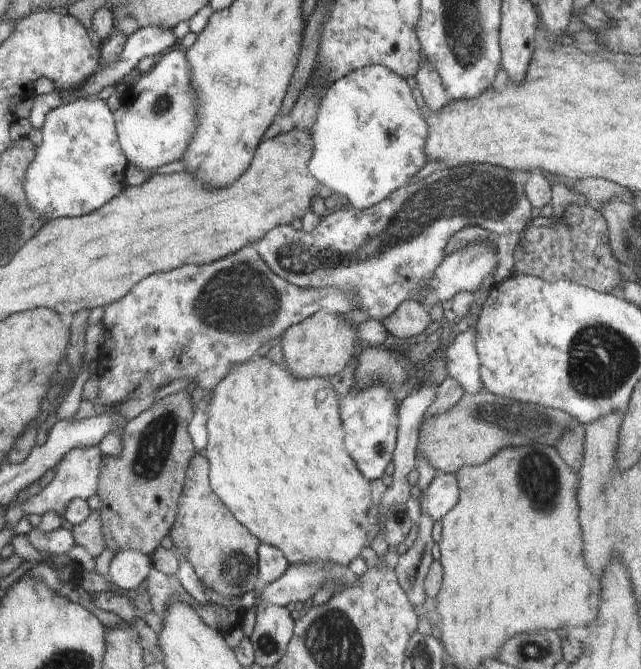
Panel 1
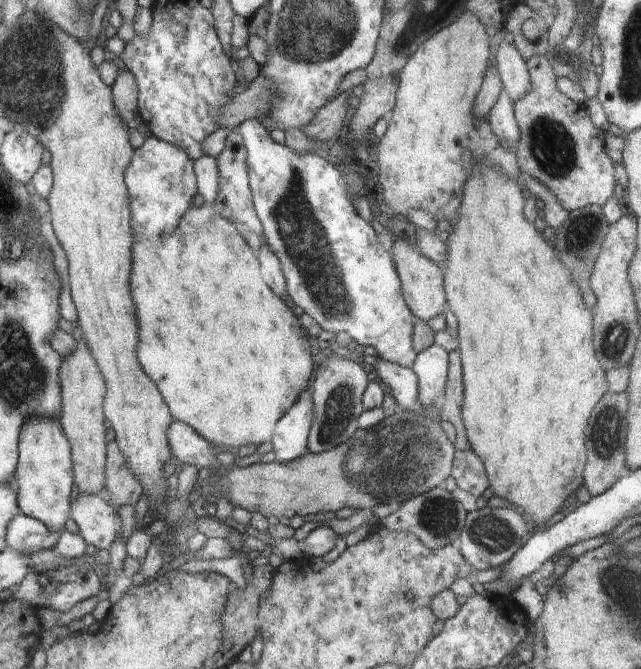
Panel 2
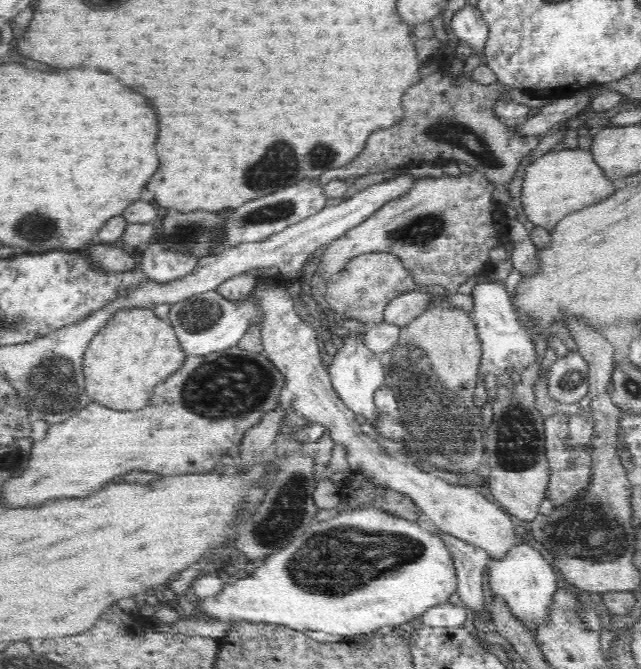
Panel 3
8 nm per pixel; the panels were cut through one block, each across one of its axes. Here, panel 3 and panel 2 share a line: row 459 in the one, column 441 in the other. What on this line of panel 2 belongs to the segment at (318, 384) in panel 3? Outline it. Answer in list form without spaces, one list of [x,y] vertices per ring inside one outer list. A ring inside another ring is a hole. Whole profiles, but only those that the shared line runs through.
[[[432,343],[424,351],[417,353],[412,370],[418,376],[420,404],[429,408],[439,398],[445,397],[445,384],[449,369],[449,352]]]

